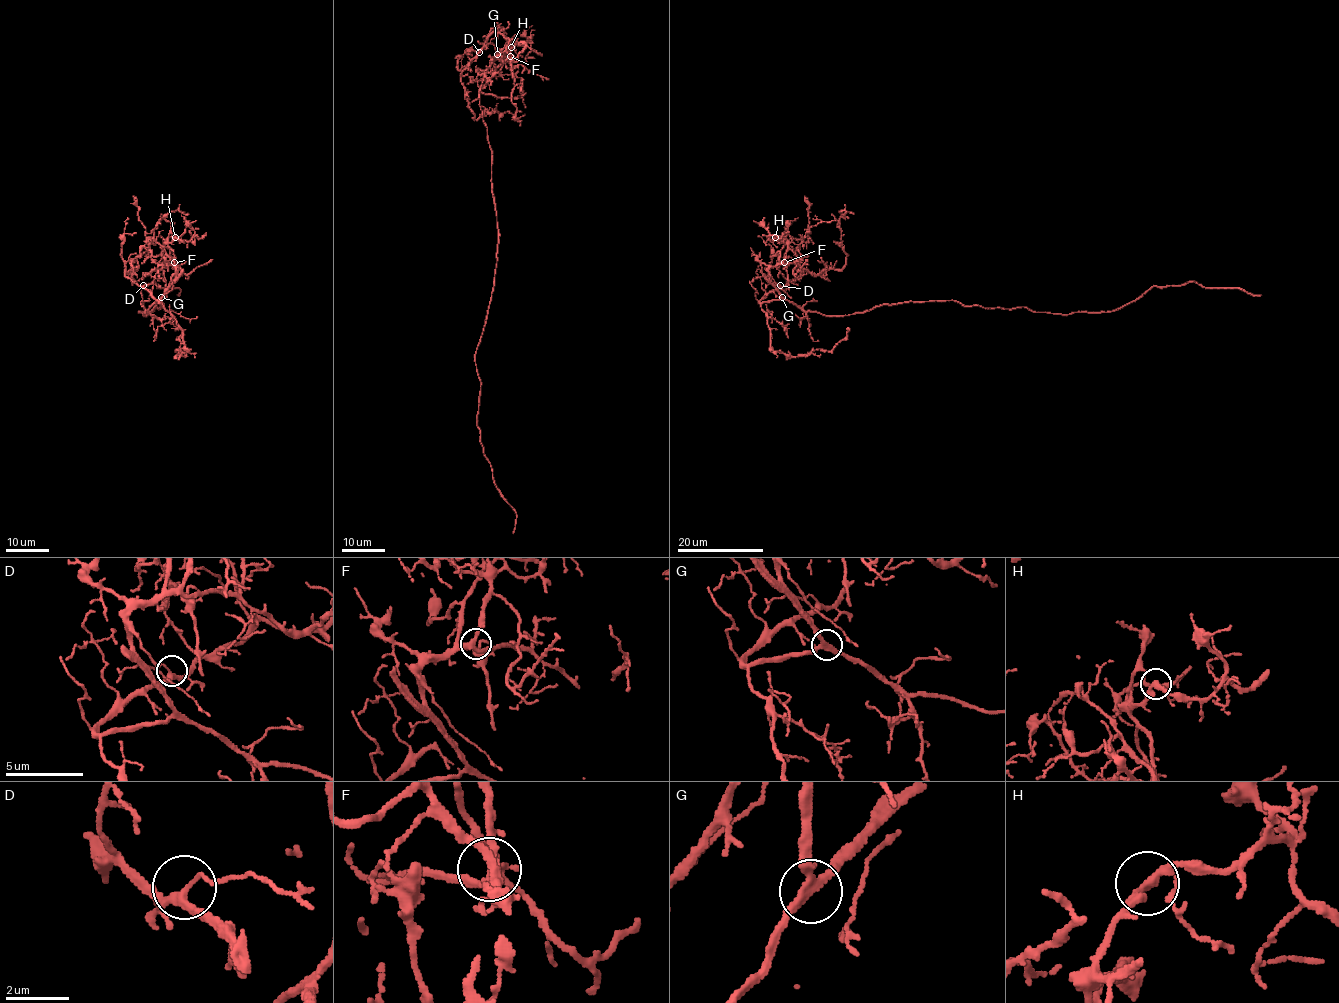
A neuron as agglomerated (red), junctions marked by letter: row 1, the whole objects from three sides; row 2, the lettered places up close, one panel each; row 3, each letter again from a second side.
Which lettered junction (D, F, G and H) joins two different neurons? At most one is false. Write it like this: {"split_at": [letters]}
{"split_at": []}

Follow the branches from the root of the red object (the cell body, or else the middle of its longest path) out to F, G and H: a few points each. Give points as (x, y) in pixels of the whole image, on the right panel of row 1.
F: (916, 301), (880, 304), (847, 315), (803, 311), (786, 300), (770, 279), (769, 269), (784, 262)
G: (916, 301), (880, 304), (847, 315), (823, 315), (803, 311), (783, 297)
H: (916, 301), (847, 315), (803, 311), (786, 300), (770, 279), (769, 269), (784, 260), (787, 248), (775, 237)

